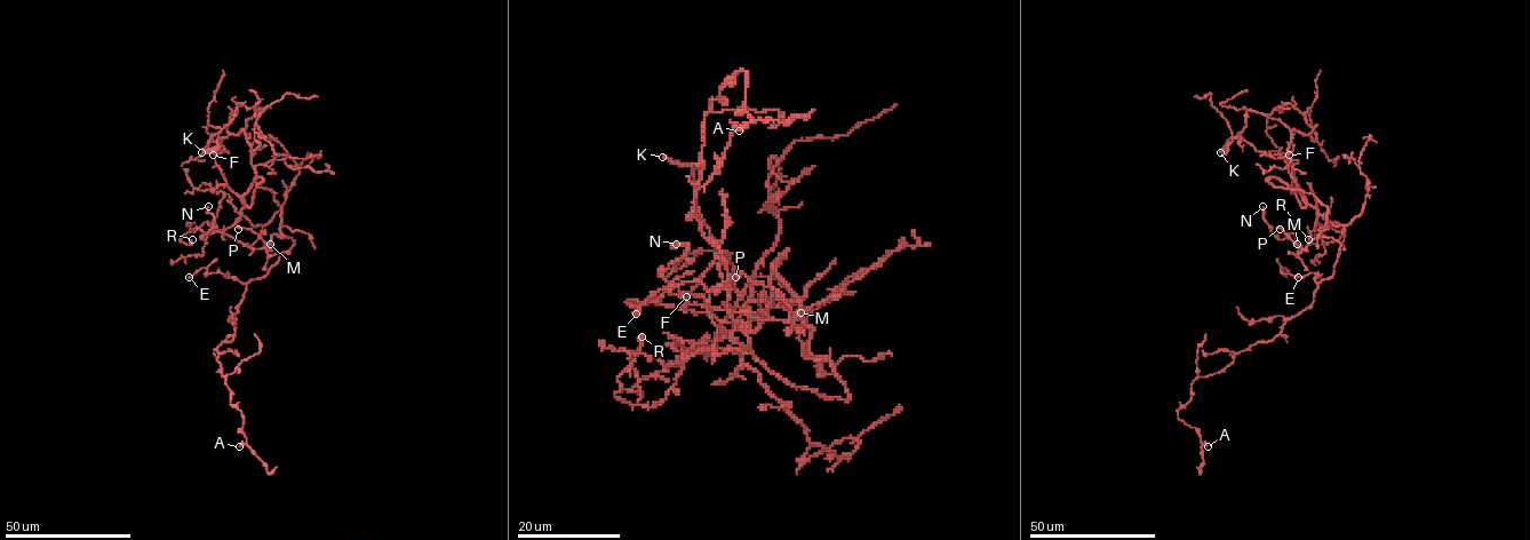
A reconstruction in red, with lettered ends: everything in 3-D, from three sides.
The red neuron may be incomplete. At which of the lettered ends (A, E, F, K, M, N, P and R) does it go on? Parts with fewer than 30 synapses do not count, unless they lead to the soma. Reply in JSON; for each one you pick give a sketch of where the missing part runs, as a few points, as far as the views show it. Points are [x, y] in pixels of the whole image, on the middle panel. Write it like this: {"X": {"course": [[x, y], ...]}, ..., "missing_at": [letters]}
{"missing_at": ["K"]}

